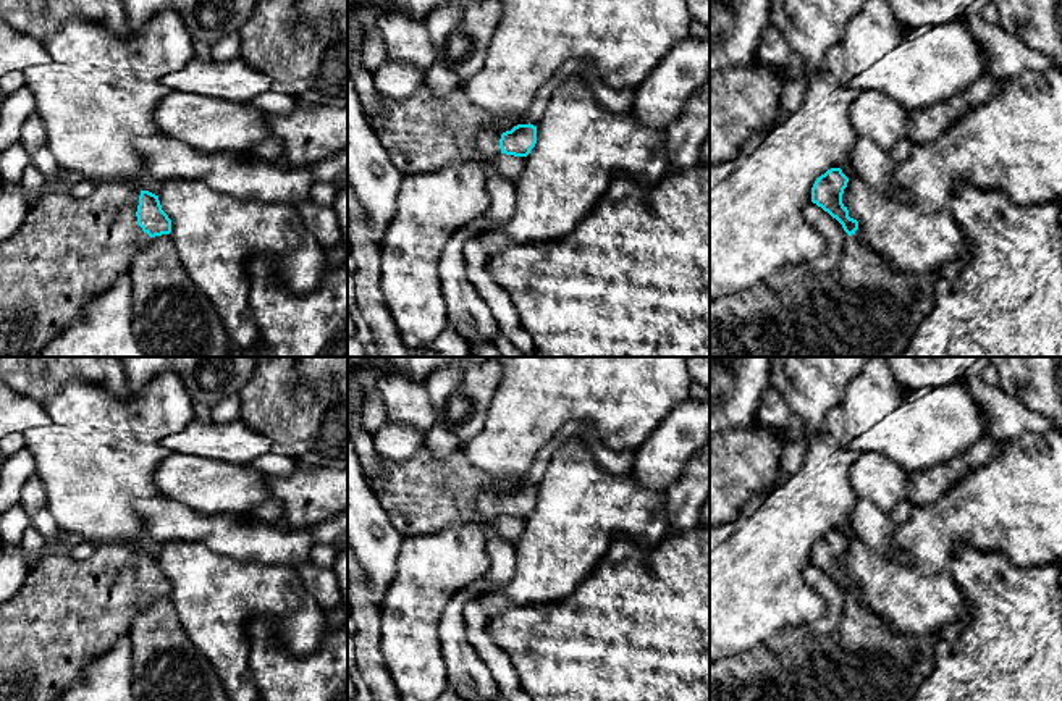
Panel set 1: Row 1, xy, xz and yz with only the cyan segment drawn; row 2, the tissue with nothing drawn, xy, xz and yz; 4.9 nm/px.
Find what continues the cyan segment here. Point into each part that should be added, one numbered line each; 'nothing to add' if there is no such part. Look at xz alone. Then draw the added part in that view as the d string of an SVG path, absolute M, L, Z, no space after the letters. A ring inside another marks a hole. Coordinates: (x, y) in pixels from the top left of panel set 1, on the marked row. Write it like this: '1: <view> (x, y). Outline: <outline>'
1: xz (424, 131). Outline: M422 86L399 100L380 94L380 103L380 115L364 111L404 176L466 162L488 166L501 155L501 134L512 129L491 123L462 90L433 94Z

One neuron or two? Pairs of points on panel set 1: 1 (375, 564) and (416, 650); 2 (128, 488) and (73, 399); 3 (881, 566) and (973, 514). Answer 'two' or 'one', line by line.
1: two
2: one
3: one

